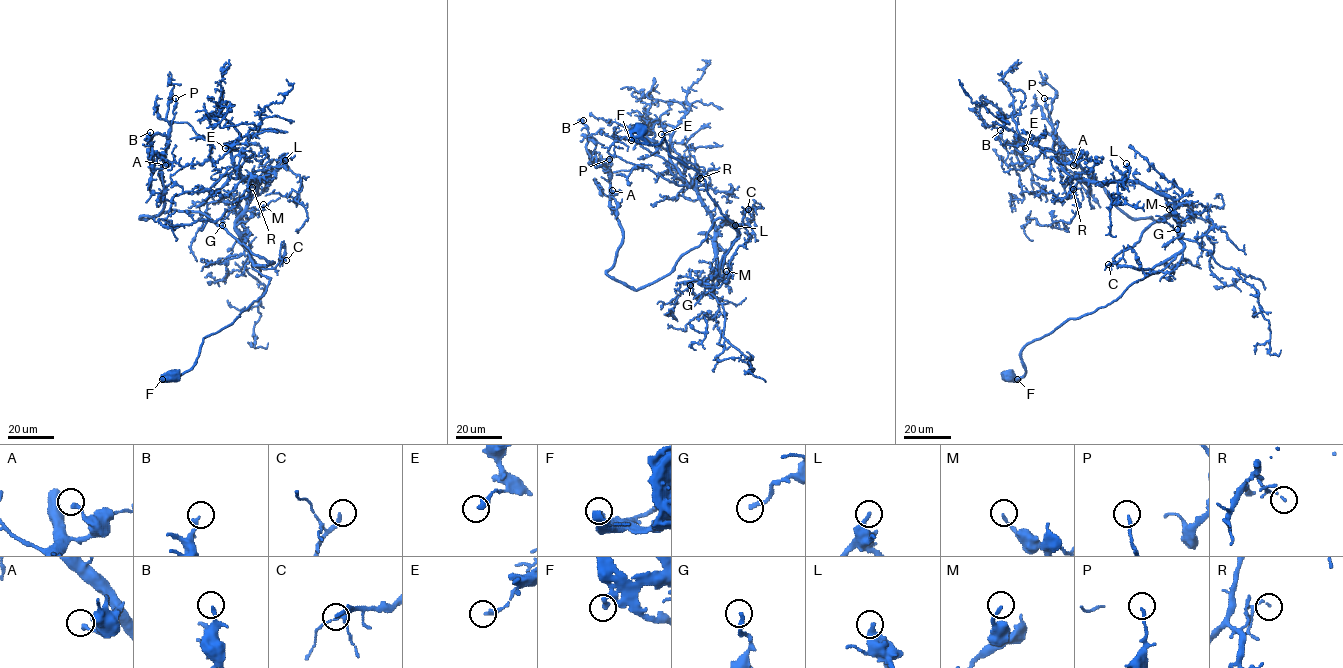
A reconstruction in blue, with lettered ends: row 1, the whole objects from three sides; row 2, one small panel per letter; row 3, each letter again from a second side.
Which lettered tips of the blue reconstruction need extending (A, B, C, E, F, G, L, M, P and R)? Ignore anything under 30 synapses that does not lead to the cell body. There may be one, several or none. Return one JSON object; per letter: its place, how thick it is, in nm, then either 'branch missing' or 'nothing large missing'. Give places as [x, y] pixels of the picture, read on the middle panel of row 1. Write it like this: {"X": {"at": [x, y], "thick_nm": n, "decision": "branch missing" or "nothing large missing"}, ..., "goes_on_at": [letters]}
{"A": {"at": [612, 190], "thick_nm": 200, "decision": "nothing large missing"}, "B": {"at": [583, 120], "thick_nm": 180, "decision": "nothing large missing"}, "C": {"at": [748, 209], "thick_nm": 220, "decision": "nothing large missing"}, "E": {"at": [661, 134], "thick_nm": 260, "decision": "nothing large missing"}, "F": {"at": [631, 140], "thick_nm": 240, "decision": "nothing large missing"}, "G": {"at": [690, 285], "thick_nm": 200, "decision": "branch missing"}, "L": {"at": [735, 225], "thick_nm": 400, "decision": "branch missing"}, "M": {"at": [726, 271], "thick_nm": 150, "decision": "nothing large missing"}, "P": {"at": [609, 159], "thick_nm": 160, "decision": "nothing large missing"}, "R": {"at": [700, 178], "thick_nm": 110, "decision": "nothing large missing"}, "goes_on_at": ["G", "L"]}

